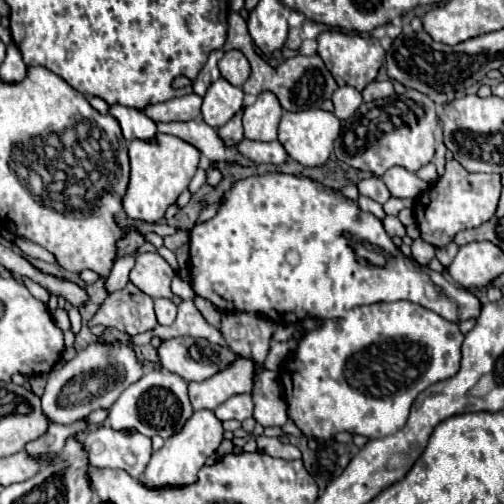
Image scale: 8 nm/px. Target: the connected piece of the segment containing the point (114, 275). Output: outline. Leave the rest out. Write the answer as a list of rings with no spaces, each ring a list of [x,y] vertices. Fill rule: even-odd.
[[[127,255],[127,257],[119,257],[111,269],[111,275],[107,277],[105,285],[107,285],[107,291],[113,293],[115,289],[121,289],[125,287],[125,281],[129,277],[129,271],[133,269],[135,265],[135,255]]]

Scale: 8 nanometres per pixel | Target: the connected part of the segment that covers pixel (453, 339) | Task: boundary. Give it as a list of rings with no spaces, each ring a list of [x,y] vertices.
[[[393,301],[393,303],[375,303],[375,305],[361,305],[361,307],[355,307],[355,309],[351,309],[351,313],[349,313],[347,317],[341,317],[339,321],[325,321],[325,323],[321,325],[321,329],[309,331],[309,333],[299,341],[299,347],[297,347],[297,351],[293,353],[293,361],[287,363],[287,367],[285,367],[283,373],[281,373],[281,383],[283,383],[285,395],[287,395],[287,405],[289,405],[287,413],[289,413],[289,417],[295,421],[295,425],[297,425],[307,437],[315,437],[315,439],[329,439],[329,437],[333,437],[333,435],[339,433],[339,431],[347,431],[347,433],[351,433],[351,435],[363,435],[363,437],[369,437],[369,439],[379,439],[379,437],[391,435],[391,433],[399,431],[399,429],[407,423],[411,403],[413,403],[413,399],[415,399],[423,389],[427,389],[429,385],[433,385],[433,383],[437,383],[437,381],[449,379],[449,377],[453,377],[453,375],[459,371],[461,343],[463,343],[463,333],[459,331],[459,325],[457,325],[457,323],[451,323],[451,321],[439,317],[437,313],[433,313],[431,309],[425,309],[425,307],[415,305],[415,303],[411,303],[411,301]]]

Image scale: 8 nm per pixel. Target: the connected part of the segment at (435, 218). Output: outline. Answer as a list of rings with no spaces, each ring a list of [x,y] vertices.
[[[445,161],[445,173],[437,183],[433,183],[423,195],[415,201],[415,219],[421,231],[421,239],[433,247],[443,247],[453,241],[453,237],[471,227],[479,227],[495,215],[497,201],[501,193],[501,175],[499,173],[467,173],[459,161]]]

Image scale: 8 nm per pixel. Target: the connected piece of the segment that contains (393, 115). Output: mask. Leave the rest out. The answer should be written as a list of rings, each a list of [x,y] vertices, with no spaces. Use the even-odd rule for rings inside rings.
[[[407,89],[403,95],[363,103],[353,117],[341,121],[341,133],[335,139],[335,155],[339,161],[345,161],[355,169],[371,171],[377,177],[381,177],[393,165],[401,165],[415,173],[435,155],[437,127],[439,117],[435,103],[427,95]]]

